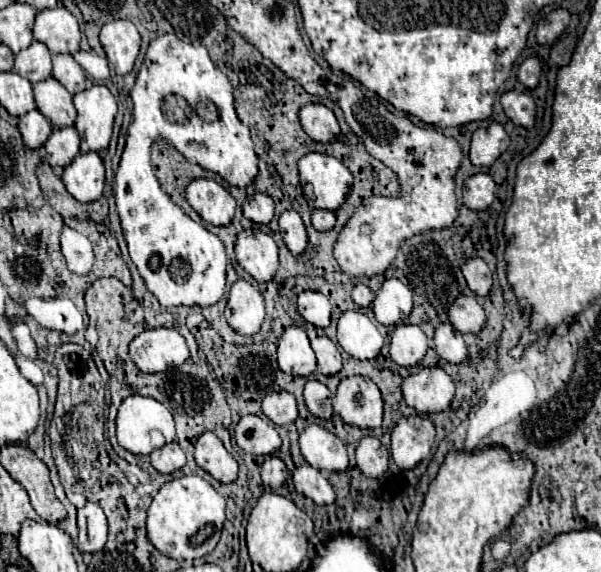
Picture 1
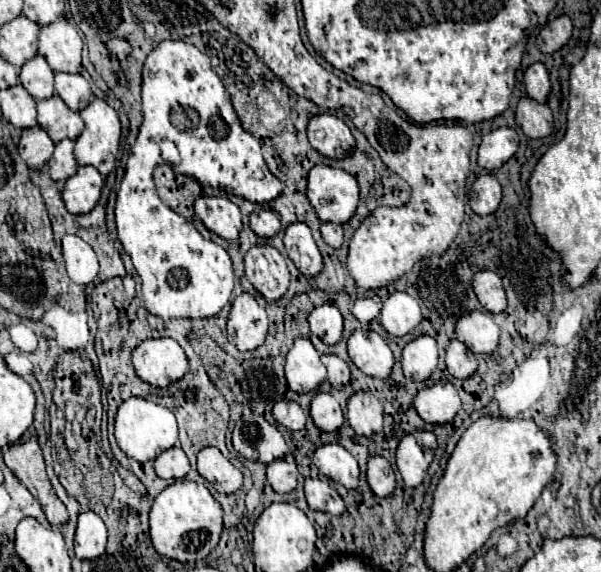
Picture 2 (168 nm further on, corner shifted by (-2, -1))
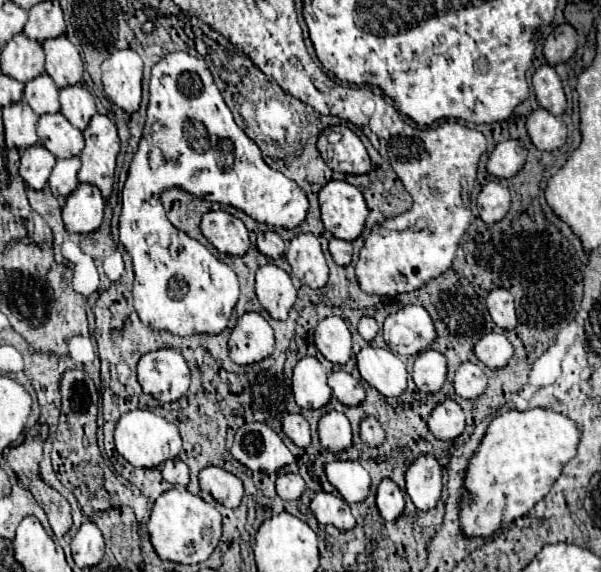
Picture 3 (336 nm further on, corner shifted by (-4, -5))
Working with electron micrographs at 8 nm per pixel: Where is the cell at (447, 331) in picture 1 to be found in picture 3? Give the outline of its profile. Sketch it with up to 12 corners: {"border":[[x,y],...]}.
{"border":[[475,363],[457,369],[459,397],[473,399],[487,389],[487,377]]}

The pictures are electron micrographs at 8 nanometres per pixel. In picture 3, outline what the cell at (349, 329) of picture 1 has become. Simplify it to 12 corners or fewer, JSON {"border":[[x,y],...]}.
{"border":[[361,349],[361,377],[383,397],[407,389],[405,363],[389,349]]}

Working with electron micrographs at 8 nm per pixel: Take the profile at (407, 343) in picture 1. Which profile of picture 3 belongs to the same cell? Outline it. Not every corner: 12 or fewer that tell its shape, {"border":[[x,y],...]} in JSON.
{"border":[[417,355],[413,381],[419,391],[437,393],[447,377],[445,355]]}

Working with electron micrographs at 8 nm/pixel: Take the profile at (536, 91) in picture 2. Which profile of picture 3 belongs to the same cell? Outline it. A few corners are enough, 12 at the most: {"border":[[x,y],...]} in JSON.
{"border":[[551,65],[533,73],[533,89],[543,109],[563,115],[561,79]]}

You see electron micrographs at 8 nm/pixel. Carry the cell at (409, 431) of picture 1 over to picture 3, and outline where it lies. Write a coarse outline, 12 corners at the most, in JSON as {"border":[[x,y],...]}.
{"border":[[433,457],[417,459],[405,487],[421,511],[441,497],[441,467]]}

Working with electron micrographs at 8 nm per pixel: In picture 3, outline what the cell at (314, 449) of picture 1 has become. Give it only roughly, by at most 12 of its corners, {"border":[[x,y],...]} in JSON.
{"border":[[331,461],[329,483],[347,503],[361,503],[371,475],[357,461]]}

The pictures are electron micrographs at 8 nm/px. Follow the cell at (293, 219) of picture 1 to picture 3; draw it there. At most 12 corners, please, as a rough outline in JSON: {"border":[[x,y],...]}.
{"border":[[311,233],[291,239],[291,273],[311,289],[327,283],[321,243]]}

